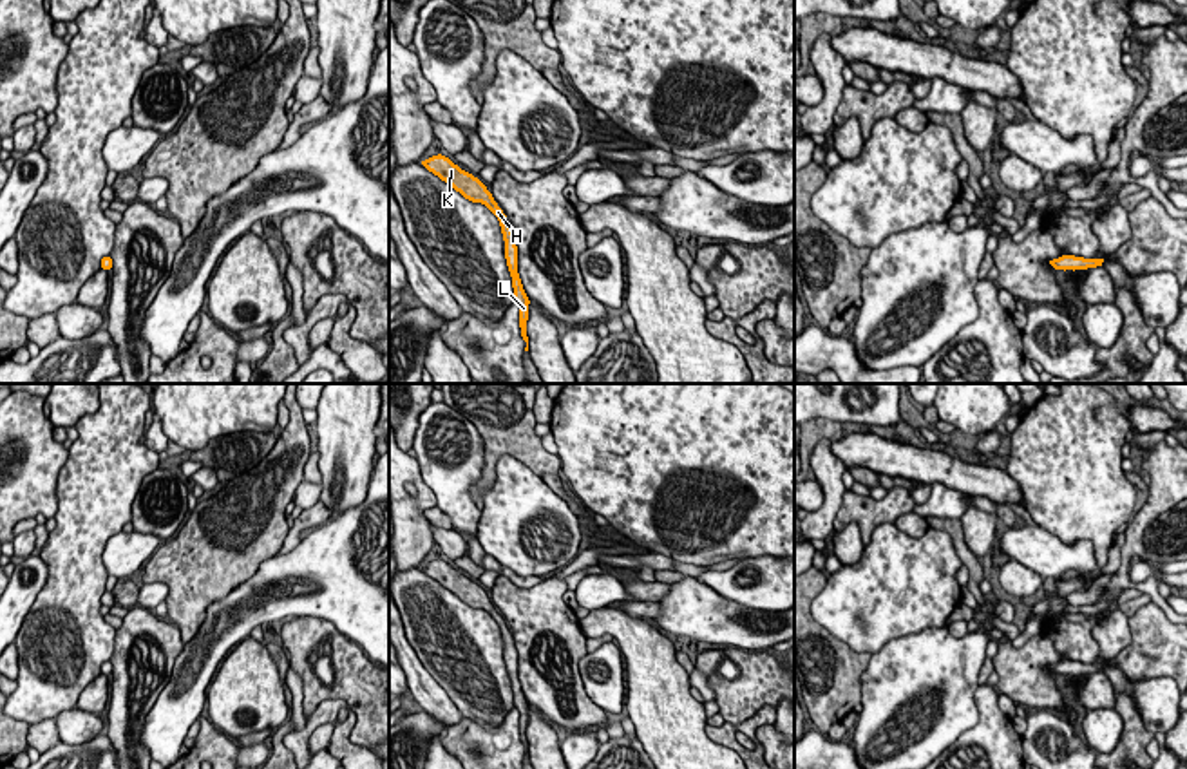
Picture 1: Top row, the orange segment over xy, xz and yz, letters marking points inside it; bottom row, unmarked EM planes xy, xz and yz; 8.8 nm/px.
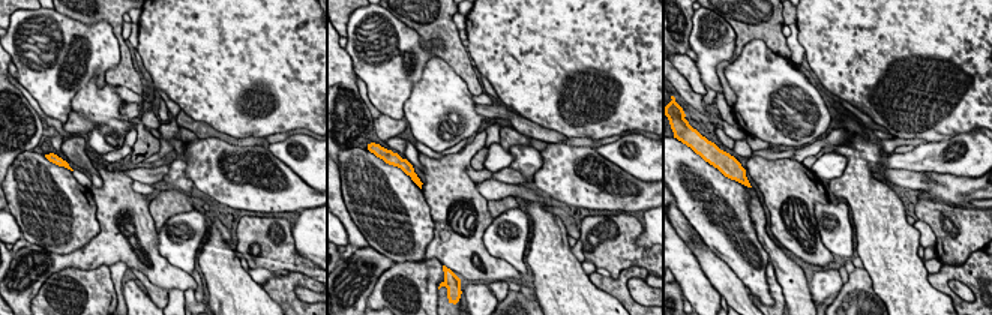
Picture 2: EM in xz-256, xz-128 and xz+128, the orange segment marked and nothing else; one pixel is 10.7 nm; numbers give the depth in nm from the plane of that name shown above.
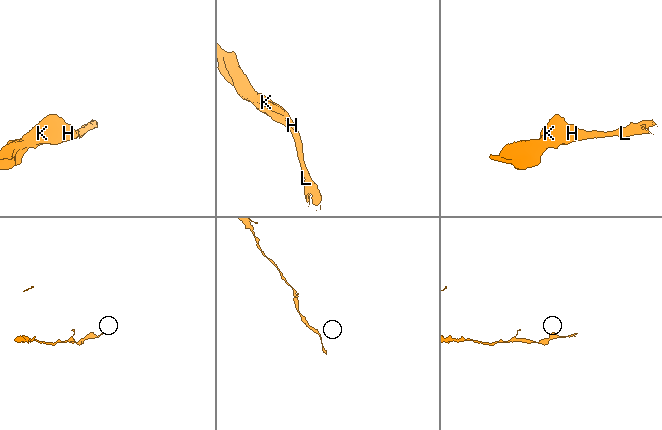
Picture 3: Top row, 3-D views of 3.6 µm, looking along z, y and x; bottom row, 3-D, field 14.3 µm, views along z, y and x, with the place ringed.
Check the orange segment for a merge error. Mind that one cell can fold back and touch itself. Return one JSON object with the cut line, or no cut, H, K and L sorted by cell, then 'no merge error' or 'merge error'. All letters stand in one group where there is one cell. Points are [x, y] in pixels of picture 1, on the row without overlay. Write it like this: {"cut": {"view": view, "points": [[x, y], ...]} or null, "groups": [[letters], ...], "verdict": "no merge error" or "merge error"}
{"cut": null, "groups": [["H", "K", "L"]], "verdict": "no merge error"}

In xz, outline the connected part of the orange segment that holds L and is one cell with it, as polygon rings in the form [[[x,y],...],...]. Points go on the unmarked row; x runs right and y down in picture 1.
[[[438,559],[422,566],[422,570],[429,577],[438,581],[442,586],[445,586],[449,592],[452,592],[456,597],[460,597],[465,604],[485,610],[498,622],[503,646],[505,646],[505,664],[507,664],[507,671],[512,682],[514,707],[519,711],[521,742],[527,747],[525,756],[528,756],[527,726],[528,726],[530,706],[523,695],[523,689],[518,679],[518,651],[514,646],[512,633],[507,626],[507,621],[498,612],[498,608],[494,606],[487,592],[478,583],[474,583],[472,579],[454,570],[449,563]]]

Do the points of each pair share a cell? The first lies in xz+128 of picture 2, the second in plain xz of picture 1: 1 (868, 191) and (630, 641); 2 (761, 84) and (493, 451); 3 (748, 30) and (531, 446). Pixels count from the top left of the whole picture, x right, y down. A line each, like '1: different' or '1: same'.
1: same
2: different
3: same

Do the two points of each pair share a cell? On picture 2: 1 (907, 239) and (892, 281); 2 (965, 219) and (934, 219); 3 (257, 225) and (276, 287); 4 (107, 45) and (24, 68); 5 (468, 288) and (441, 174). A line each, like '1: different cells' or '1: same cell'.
1: same cell
2: same cell
3: different cells
4: same cell
5: different cells

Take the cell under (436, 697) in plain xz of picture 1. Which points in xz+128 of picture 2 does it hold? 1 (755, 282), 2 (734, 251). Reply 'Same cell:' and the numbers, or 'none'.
Same cell: none

